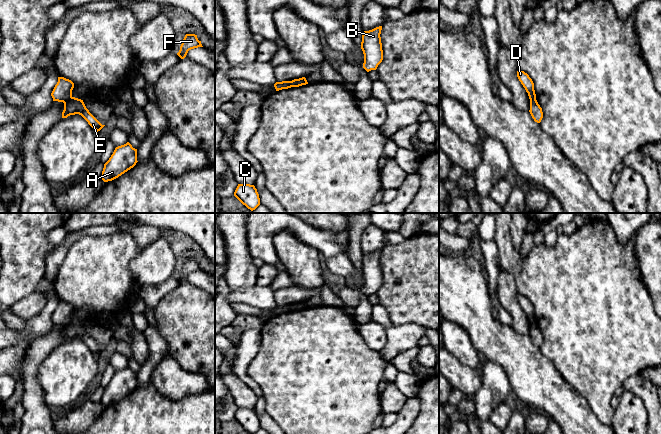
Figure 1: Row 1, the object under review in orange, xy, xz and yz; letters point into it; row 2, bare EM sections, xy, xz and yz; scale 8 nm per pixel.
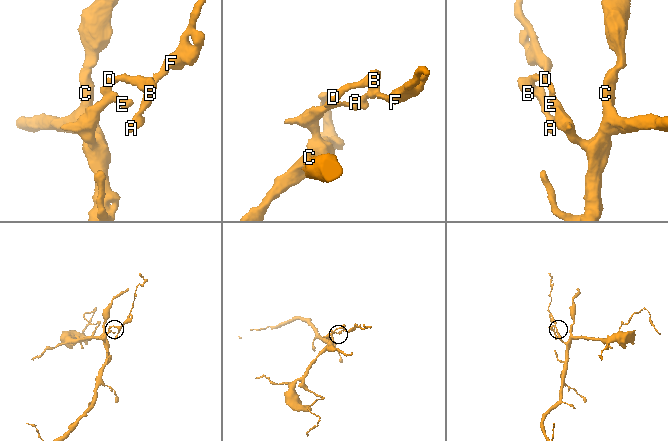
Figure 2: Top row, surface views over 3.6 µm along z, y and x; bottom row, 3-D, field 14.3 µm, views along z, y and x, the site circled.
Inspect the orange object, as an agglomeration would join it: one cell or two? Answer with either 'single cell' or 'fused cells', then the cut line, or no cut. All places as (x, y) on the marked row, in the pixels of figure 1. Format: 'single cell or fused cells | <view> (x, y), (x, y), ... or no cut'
fused cells | xy (71, 96), (64, 103)

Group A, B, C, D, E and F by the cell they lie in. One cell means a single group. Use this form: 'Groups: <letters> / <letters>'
Groups: A B D F / C E

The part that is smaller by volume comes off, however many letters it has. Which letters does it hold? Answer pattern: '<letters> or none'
A, B, D, F

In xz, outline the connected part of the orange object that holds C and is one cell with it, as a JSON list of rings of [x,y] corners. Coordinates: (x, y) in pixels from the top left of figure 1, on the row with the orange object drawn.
[[[238,184],[234,196],[251,211],[260,205],[260,198],[254,185]]]

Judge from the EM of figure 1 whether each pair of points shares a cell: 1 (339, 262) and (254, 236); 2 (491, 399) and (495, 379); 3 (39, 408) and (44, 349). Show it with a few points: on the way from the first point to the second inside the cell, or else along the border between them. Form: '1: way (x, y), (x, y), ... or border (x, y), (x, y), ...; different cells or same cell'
1: border (345, 253), (326, 258); different cells
2: way (491, 394), (495, 384); same cell
3: way (32, 393), (31, 364); same cell

